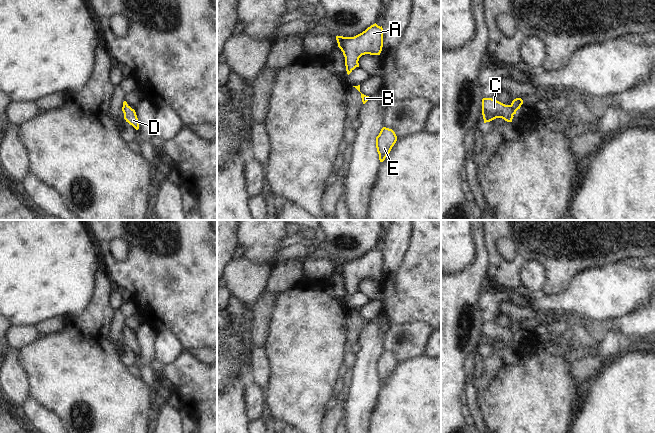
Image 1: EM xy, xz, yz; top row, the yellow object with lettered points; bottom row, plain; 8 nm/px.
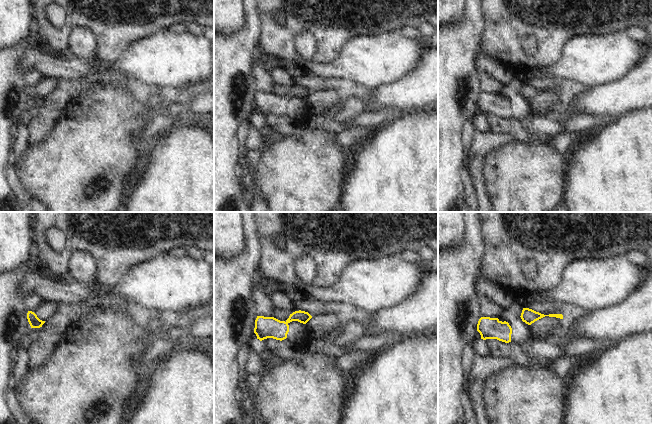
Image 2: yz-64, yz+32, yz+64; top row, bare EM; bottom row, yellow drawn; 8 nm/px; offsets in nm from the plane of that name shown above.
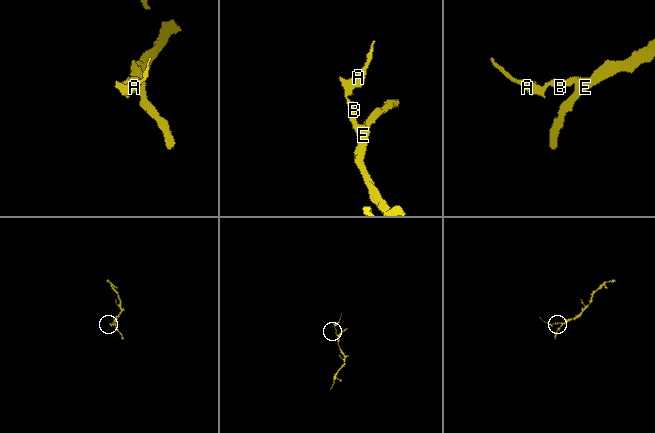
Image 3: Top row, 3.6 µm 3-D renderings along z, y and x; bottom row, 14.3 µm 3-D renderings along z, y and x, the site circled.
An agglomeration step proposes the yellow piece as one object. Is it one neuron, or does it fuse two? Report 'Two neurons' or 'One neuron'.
One neuron

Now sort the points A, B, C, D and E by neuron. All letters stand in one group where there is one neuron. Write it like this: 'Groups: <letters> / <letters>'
Groups: A B C D E

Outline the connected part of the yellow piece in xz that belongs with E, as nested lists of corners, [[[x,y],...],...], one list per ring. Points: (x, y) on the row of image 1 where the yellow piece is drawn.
[[[386,127],[381,129],[379,135],[376,137],[376,148],[380,162],[385,160],[396,141],[397,136],[392,129]]]

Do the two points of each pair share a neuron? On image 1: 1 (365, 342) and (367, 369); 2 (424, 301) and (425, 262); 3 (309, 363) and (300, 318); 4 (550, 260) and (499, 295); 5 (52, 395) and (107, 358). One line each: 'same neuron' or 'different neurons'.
1: same neuron
2: same neuron
3: same neuron
4: different neurons
5: same neuron

